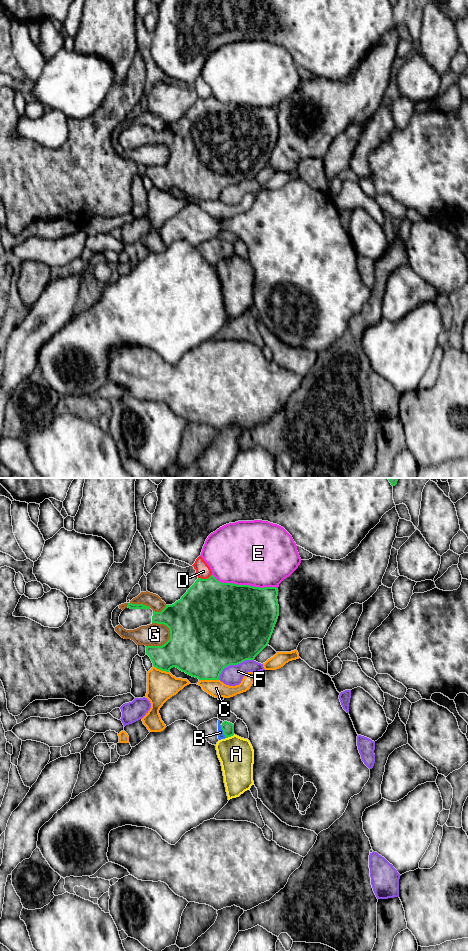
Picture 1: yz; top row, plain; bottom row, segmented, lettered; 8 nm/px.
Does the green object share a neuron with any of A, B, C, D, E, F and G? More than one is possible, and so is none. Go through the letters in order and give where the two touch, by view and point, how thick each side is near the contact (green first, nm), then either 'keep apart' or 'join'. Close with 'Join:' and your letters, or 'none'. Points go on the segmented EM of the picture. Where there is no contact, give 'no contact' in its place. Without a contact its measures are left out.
A: yz (230, 736) | 100/280 nm | keep apart
B: yz (223, 731) | 100/50 nm | join
C: yz (209, 679) | 460/140 nm | keep apart
D: yz (204, 579) | 480/120 nm | keep apart
E: yz (245, 585) | 500/500 nm | keep apart
F: yz (233, 664) | 500/160 nm | keep apart
G: yz (162, 645) | 420/180 nm | keep apart
Join: B

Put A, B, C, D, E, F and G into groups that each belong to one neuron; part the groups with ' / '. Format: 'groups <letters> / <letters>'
groups A / B / C / D / E / F / G

